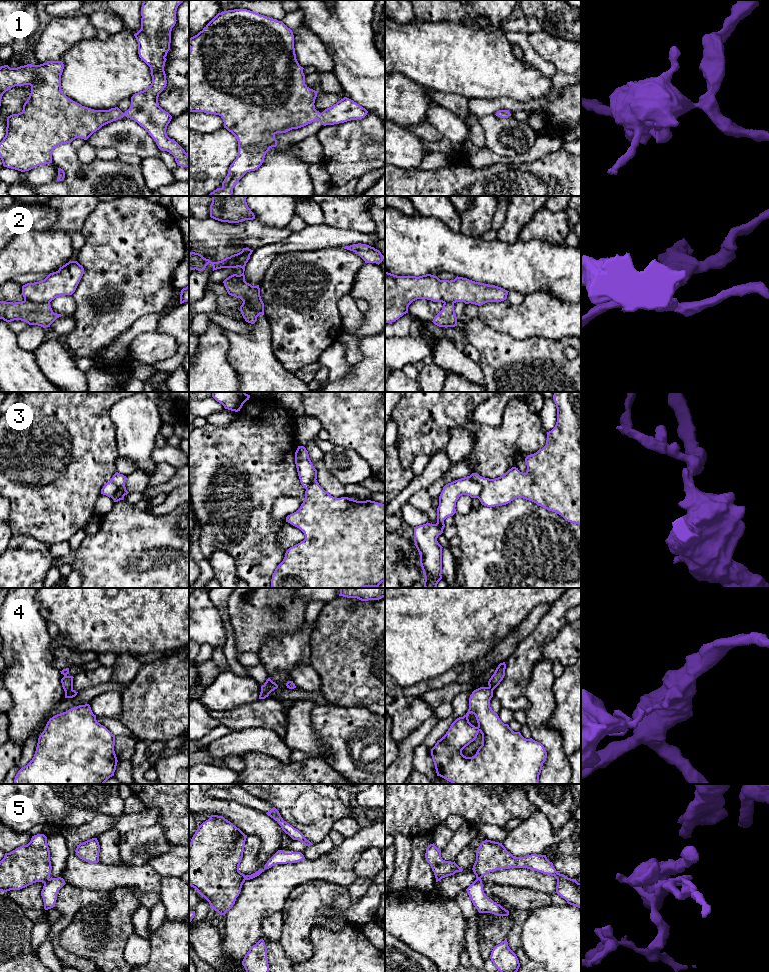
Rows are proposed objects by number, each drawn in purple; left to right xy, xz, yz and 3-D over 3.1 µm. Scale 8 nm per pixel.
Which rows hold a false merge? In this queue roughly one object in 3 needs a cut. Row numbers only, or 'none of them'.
2, 3, 4, 5

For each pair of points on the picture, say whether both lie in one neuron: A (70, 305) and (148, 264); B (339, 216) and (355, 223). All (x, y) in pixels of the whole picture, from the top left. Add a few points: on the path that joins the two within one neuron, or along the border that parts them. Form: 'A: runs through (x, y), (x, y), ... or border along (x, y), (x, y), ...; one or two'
A: border along (71, 295), (76, 305), (76, 310), (72, 315); two
B: runs through (343, 216), (348, 216), (351, 219); one

